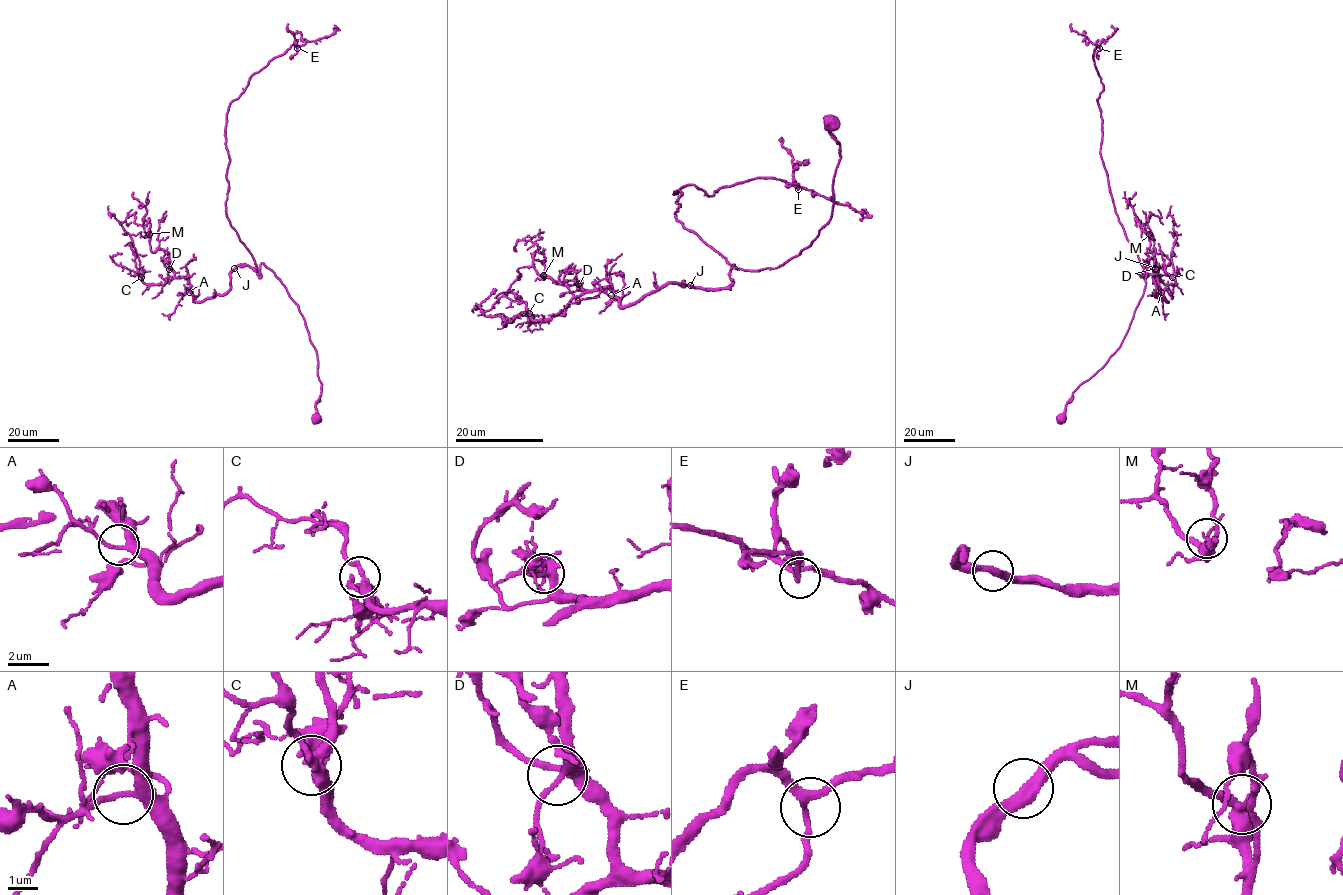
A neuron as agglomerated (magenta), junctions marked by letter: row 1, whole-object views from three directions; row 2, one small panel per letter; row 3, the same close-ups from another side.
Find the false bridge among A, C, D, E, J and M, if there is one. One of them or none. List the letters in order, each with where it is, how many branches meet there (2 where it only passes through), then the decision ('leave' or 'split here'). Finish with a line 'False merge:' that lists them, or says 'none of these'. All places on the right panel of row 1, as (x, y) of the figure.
A: place (1161, 292); branches 3; leave
C: place (1172, 277); branches 3; leave
D: place (1155, 269); branches 3; leave
E: place (1099, 48); branches 3; leave
J: place (1155, 268); branches 2; leave
M: place (1149, 234); branches 3; leave
False merge: none of these

